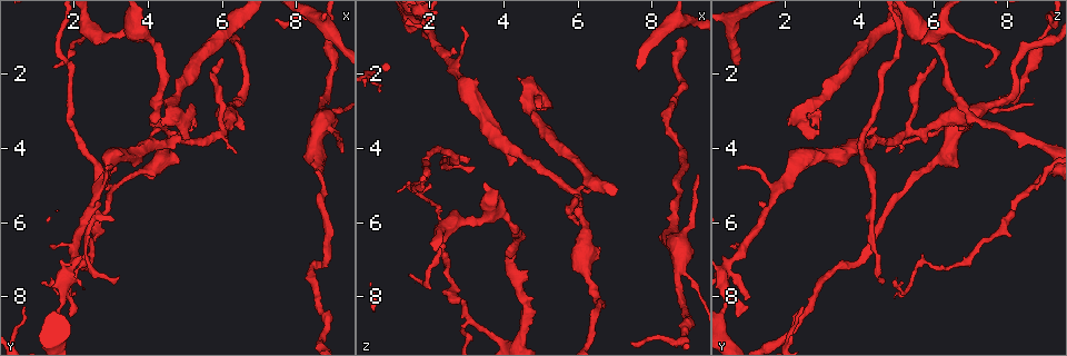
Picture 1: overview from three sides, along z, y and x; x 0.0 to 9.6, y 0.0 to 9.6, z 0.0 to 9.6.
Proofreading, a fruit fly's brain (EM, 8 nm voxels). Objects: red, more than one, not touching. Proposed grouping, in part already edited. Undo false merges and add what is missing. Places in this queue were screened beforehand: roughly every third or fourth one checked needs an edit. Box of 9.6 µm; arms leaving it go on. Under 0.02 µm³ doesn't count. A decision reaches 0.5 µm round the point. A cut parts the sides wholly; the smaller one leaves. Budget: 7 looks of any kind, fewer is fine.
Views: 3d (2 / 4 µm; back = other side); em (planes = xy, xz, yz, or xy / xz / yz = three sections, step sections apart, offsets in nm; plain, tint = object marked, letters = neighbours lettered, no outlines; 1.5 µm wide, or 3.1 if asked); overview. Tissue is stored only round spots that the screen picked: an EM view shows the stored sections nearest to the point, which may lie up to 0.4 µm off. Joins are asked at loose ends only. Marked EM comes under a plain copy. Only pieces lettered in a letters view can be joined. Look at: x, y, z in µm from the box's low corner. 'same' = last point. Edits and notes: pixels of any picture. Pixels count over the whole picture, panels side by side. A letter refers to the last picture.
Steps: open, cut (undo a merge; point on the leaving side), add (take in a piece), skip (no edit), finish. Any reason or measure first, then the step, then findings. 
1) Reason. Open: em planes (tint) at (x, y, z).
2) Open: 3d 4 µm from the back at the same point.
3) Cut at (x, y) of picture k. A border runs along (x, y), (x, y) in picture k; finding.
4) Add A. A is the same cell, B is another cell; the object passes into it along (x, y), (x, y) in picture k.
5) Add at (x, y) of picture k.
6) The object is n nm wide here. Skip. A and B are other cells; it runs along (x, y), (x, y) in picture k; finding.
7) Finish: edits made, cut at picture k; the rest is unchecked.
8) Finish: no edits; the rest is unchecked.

Free end. Open: em yz step 4 (letters) at (2.80, 4.55, 0.65).

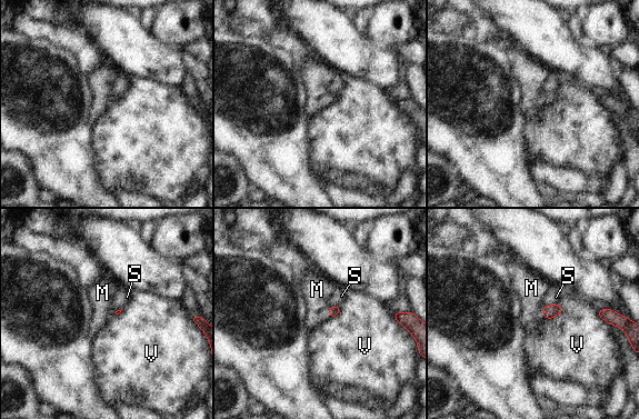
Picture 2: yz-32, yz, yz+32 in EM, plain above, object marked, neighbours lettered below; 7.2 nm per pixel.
Open: em planes (letters) at the same point.

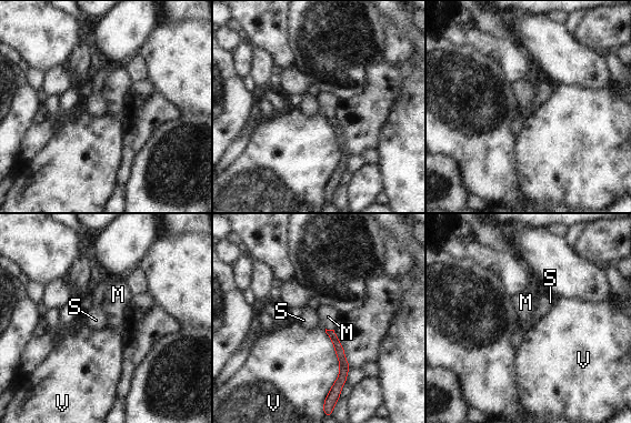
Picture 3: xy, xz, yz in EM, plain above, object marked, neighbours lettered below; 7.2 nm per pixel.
The longest contact is with V, 500 nm. Add M. M is the same cell, S and V are other cells; the object passes into it along (339, 350), (329, 330), (328, 316) in picture 3; it goes on there.

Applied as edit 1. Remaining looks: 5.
Open: overview.

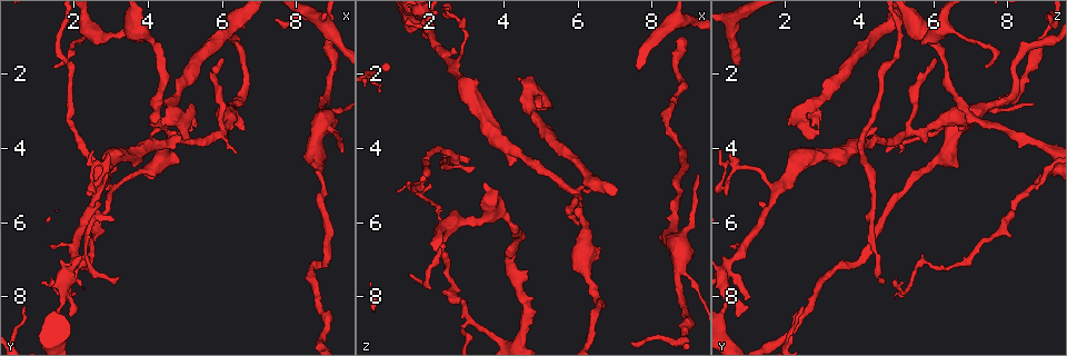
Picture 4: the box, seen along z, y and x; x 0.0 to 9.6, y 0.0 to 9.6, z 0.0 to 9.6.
Thin end. Open: em xy step 4 (letters) at (1.15, 7.60, 5.20).

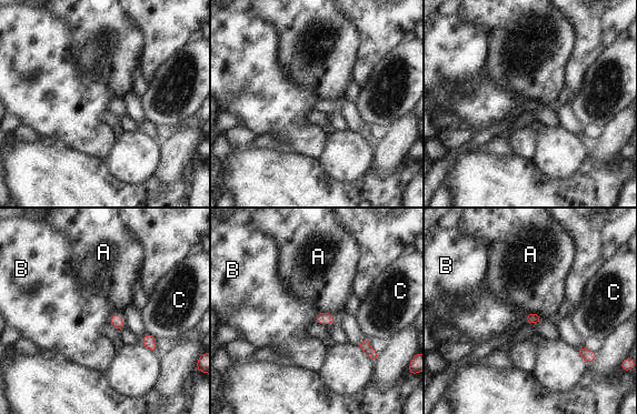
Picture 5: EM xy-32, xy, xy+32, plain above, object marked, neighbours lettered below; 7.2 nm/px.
The object is 80 nm wide here. Skip. A, B and C are other cells; a border runs along (320, 311), (327, 312), (335, 317) in picture 5; none of them fits.

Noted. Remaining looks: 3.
Sudden change in width. Open: em yz step 4 (letters) at (6.25, 3.25, 6.15).

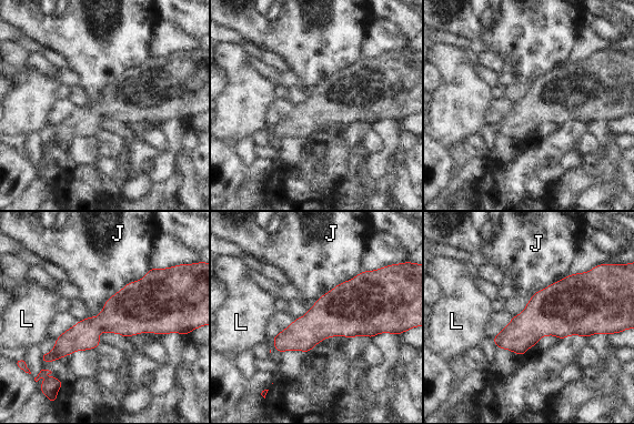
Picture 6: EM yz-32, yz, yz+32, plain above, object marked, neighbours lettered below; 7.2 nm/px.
Skip. J and L are other cells; a border runs along (150, 268), (89, 318) in picture 6; one neuron here.

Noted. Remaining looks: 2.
Finish: edits made, add at picture 3; the rest is unchecked.

